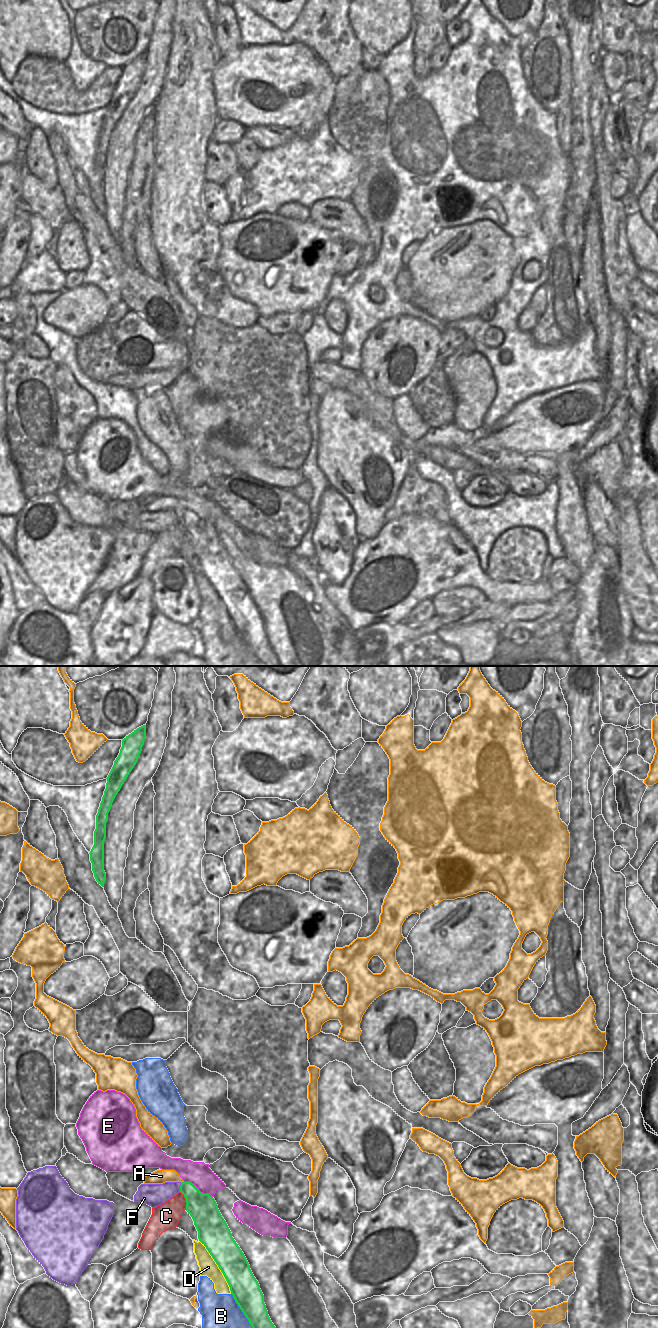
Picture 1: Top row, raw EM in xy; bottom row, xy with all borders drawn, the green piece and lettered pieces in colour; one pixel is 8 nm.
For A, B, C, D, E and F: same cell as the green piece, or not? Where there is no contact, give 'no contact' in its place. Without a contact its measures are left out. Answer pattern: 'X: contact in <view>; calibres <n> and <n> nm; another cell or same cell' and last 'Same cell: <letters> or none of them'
A: contact in xy; calibres 220 and 110 nm; another cell
B: contact in xy; calibres 240 and 340 nm; another cell
C: contact in xy; calibres 240 and 220 nm; another cell
D: contact in xy; calibres 240 and 140 nm; another cell
E: contact in xy; calibres 240 and 190 nm; another cell
F: contact in xy; calibres 220 and 180 nm; another cell
Same cell: none of them

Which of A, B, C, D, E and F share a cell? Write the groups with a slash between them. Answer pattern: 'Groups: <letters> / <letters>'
Groups: A / B / C / D / E / F

